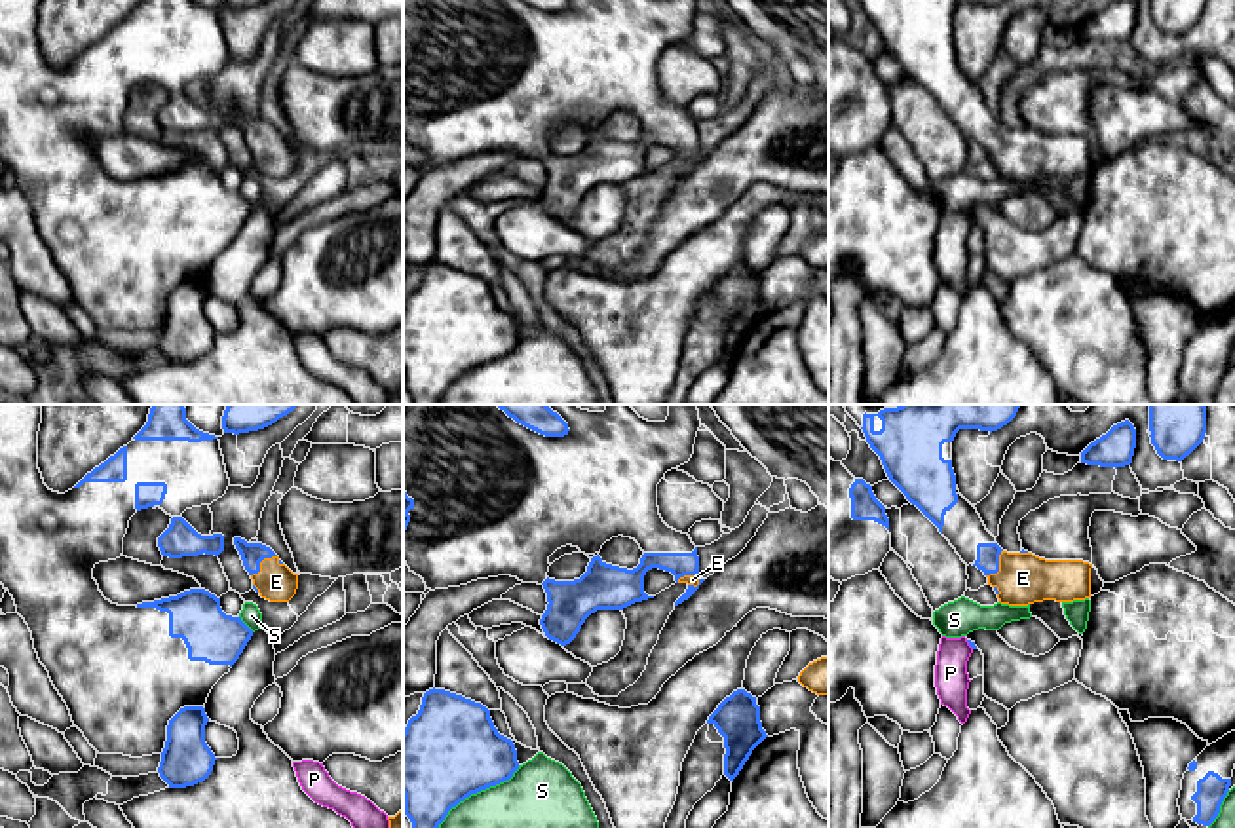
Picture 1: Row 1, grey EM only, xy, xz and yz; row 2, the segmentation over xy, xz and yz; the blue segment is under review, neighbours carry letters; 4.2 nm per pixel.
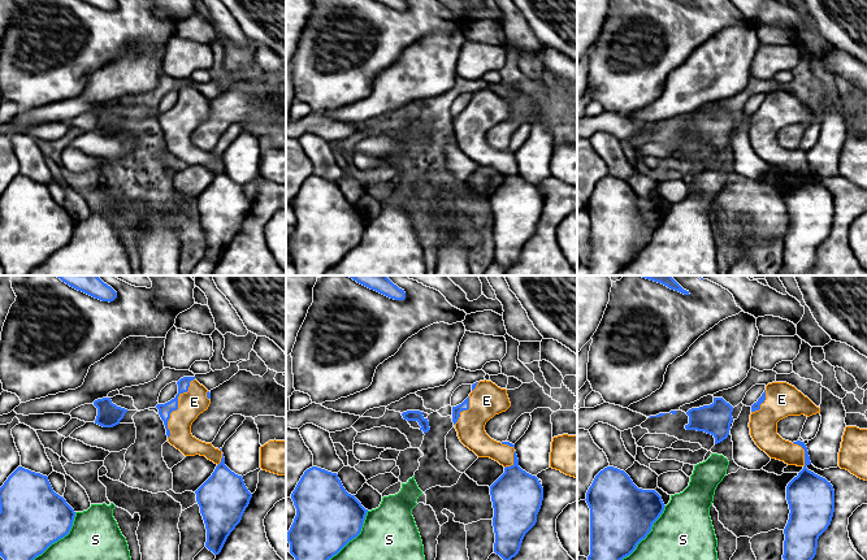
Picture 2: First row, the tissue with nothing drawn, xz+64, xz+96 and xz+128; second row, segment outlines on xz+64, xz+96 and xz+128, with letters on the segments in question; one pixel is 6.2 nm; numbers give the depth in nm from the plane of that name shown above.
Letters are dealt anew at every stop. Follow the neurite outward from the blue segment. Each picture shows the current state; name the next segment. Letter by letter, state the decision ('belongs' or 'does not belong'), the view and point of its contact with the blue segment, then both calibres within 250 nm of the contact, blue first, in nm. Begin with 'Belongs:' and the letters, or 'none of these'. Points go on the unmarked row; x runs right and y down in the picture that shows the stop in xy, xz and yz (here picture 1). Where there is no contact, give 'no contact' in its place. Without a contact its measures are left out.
Belongs: E
E: belongs | xy (261, 135) | 100/160 nm
P: does not belong | yz (969, 219) | 20/140 nm
S: does not belong | xz (475, 367) | 420/420 nm

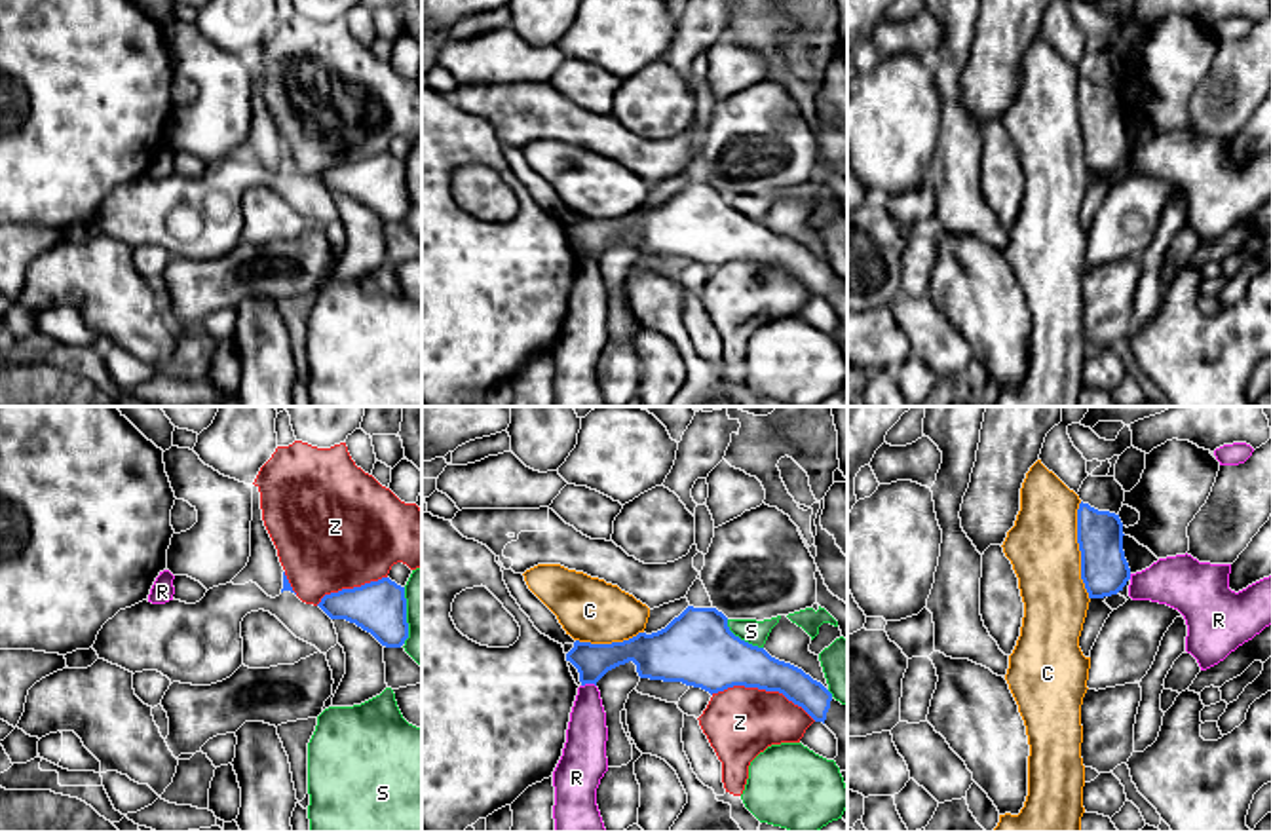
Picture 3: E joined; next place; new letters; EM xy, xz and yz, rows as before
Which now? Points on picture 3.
Belongs: none of these
C: does not belong | yz (1080, 124) | 200/300 nm
R: does not belong | xz (588, 257) | 150/180 nm
S: does not belong | xz (739, 213) | 320/100 nm
Z: does not belong | xz (764, 263) | 260/300 nm

